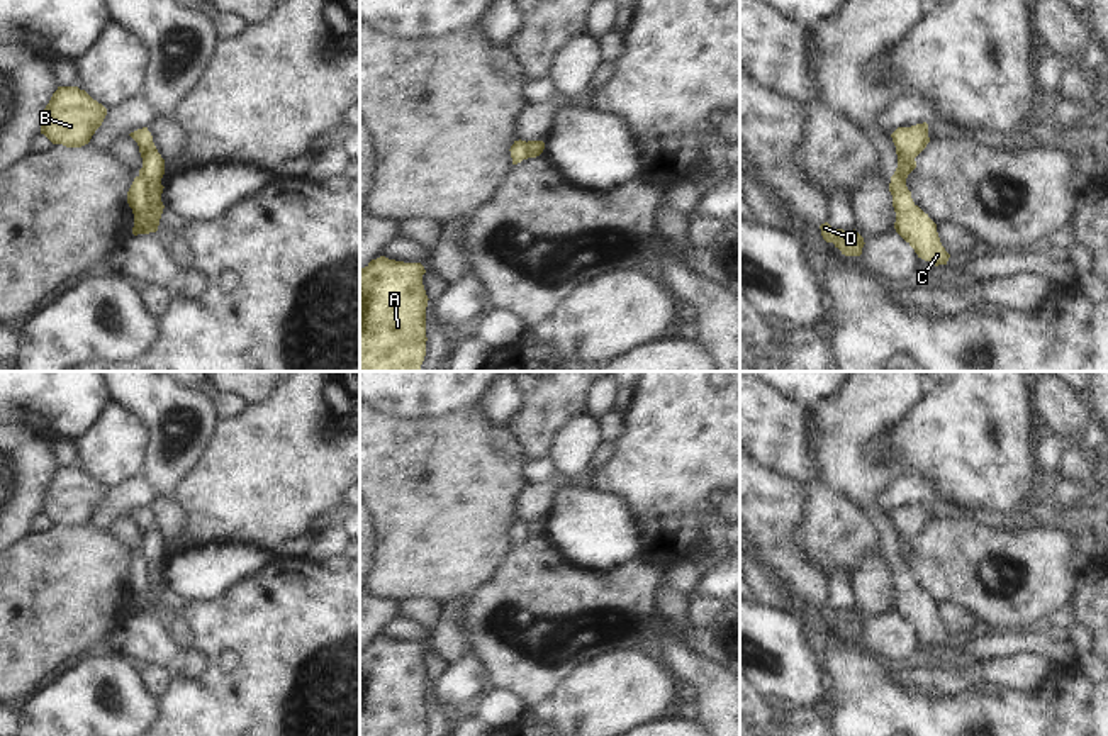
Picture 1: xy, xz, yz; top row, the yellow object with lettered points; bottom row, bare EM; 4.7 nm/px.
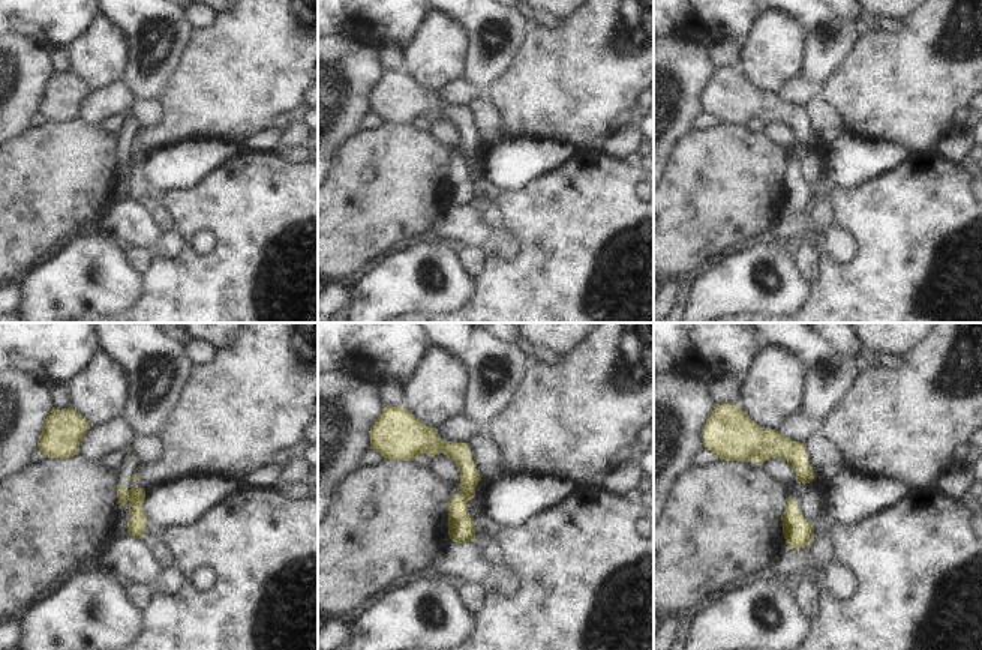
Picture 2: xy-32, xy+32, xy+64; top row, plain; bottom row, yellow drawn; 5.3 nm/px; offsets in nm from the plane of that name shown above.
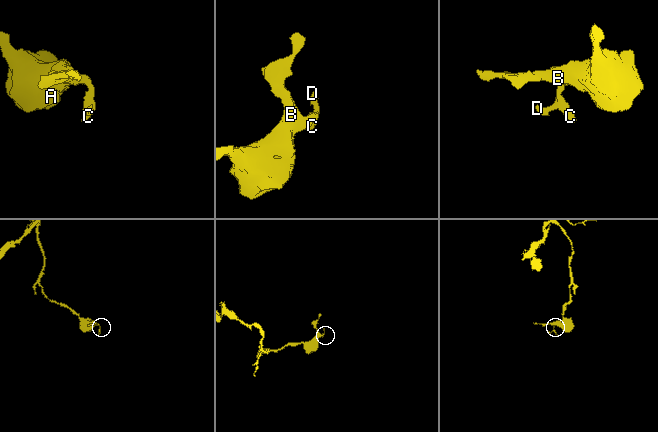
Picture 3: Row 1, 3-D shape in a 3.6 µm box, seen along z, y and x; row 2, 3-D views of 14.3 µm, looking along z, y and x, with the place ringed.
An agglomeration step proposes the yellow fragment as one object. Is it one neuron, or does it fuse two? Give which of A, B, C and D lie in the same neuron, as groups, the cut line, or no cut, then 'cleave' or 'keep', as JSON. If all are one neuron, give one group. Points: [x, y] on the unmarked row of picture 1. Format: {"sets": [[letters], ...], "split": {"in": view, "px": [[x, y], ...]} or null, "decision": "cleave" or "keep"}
{"sets": [["A", "B", "D"], ["C"]], "split": {"in": "xy", "px": [[139, 555], [148, 587], [148, 602], [155, 611]]}, "decision": "cleave"}

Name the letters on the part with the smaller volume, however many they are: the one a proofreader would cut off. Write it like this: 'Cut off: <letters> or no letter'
Cut off: C

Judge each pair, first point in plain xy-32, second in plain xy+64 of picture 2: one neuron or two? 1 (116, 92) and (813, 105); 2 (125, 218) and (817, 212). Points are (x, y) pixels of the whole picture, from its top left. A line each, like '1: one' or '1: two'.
1: two
2: two

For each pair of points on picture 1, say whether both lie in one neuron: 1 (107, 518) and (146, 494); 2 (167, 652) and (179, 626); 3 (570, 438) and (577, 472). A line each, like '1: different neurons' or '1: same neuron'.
1: same neuron
2: different neurons
3: same neuron

